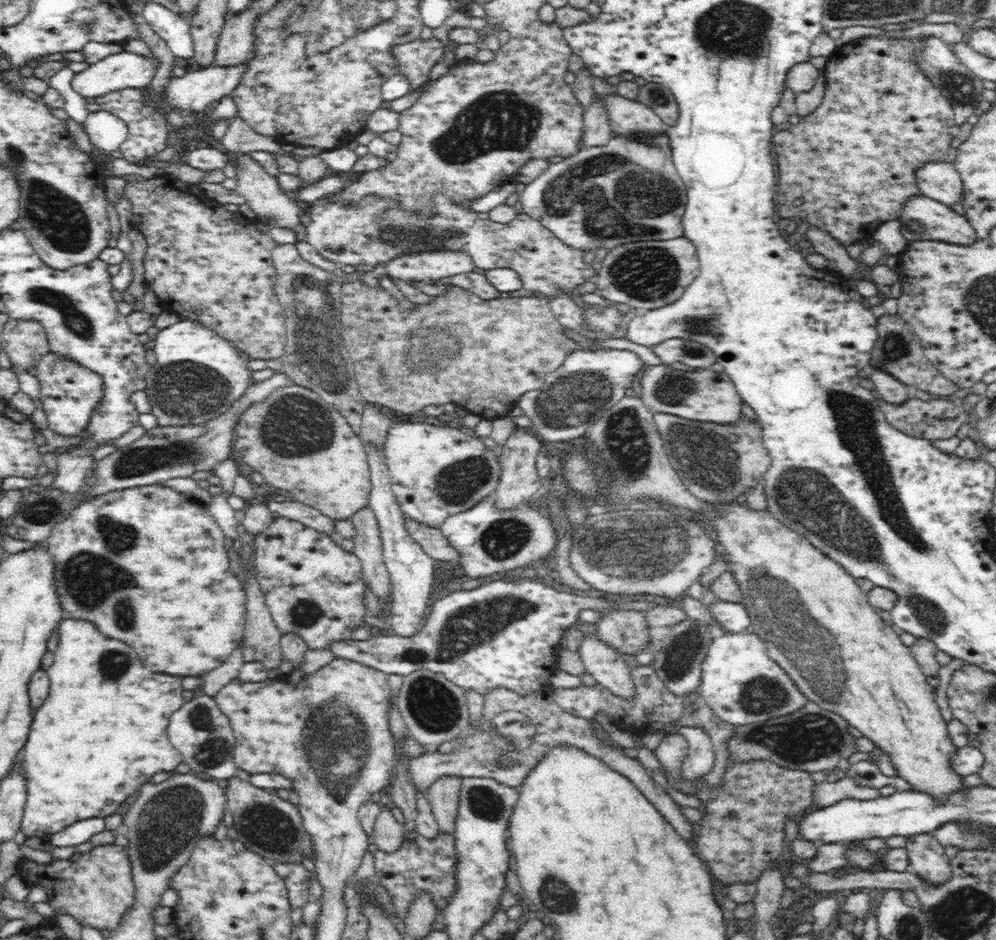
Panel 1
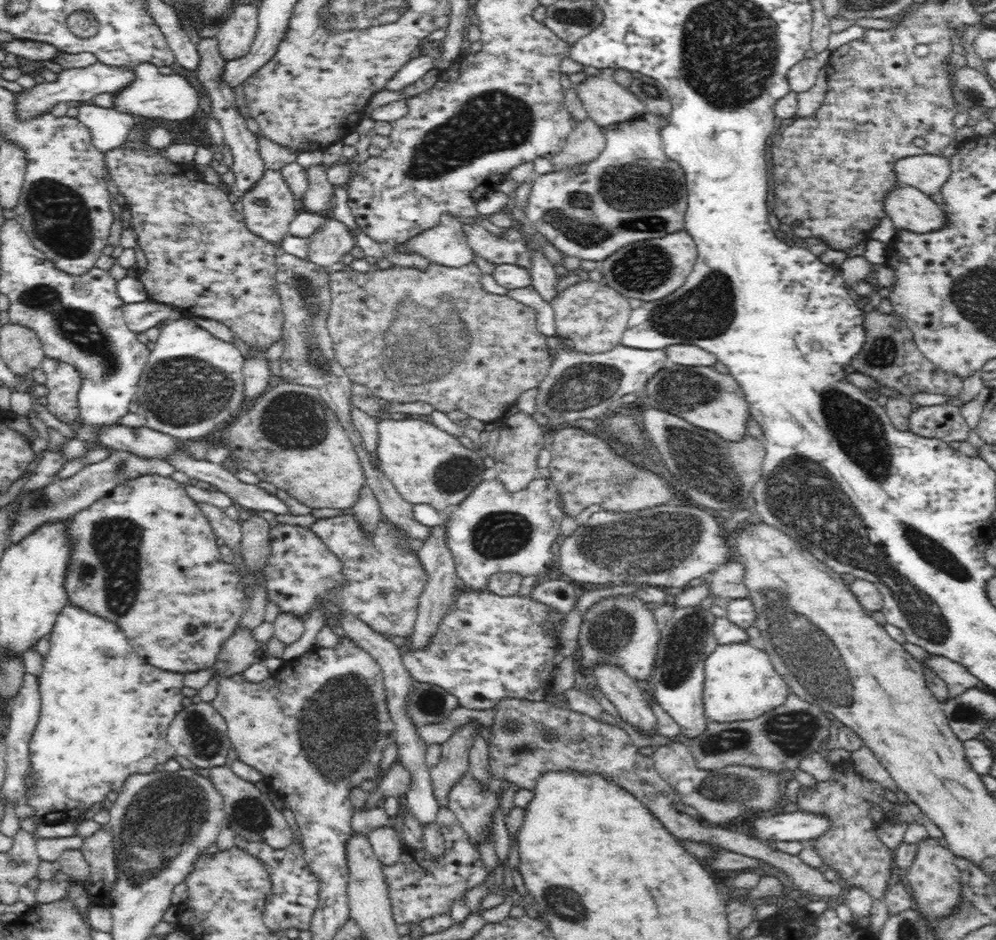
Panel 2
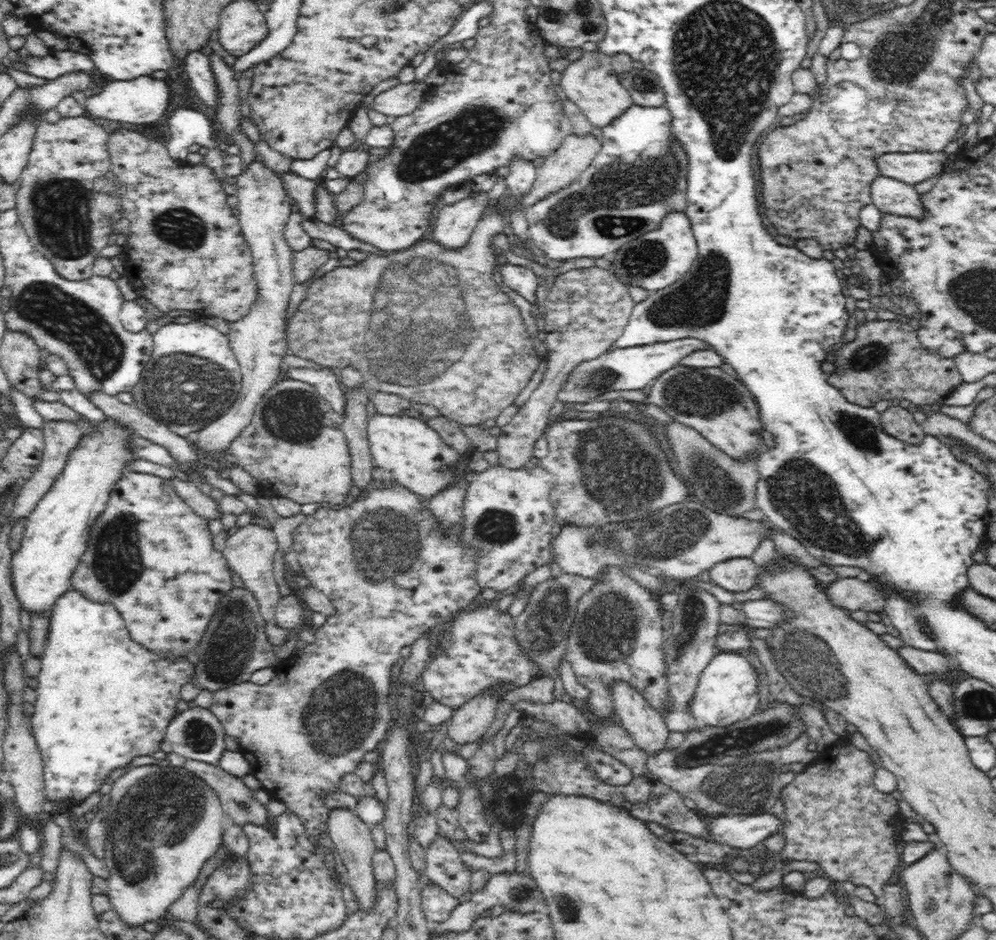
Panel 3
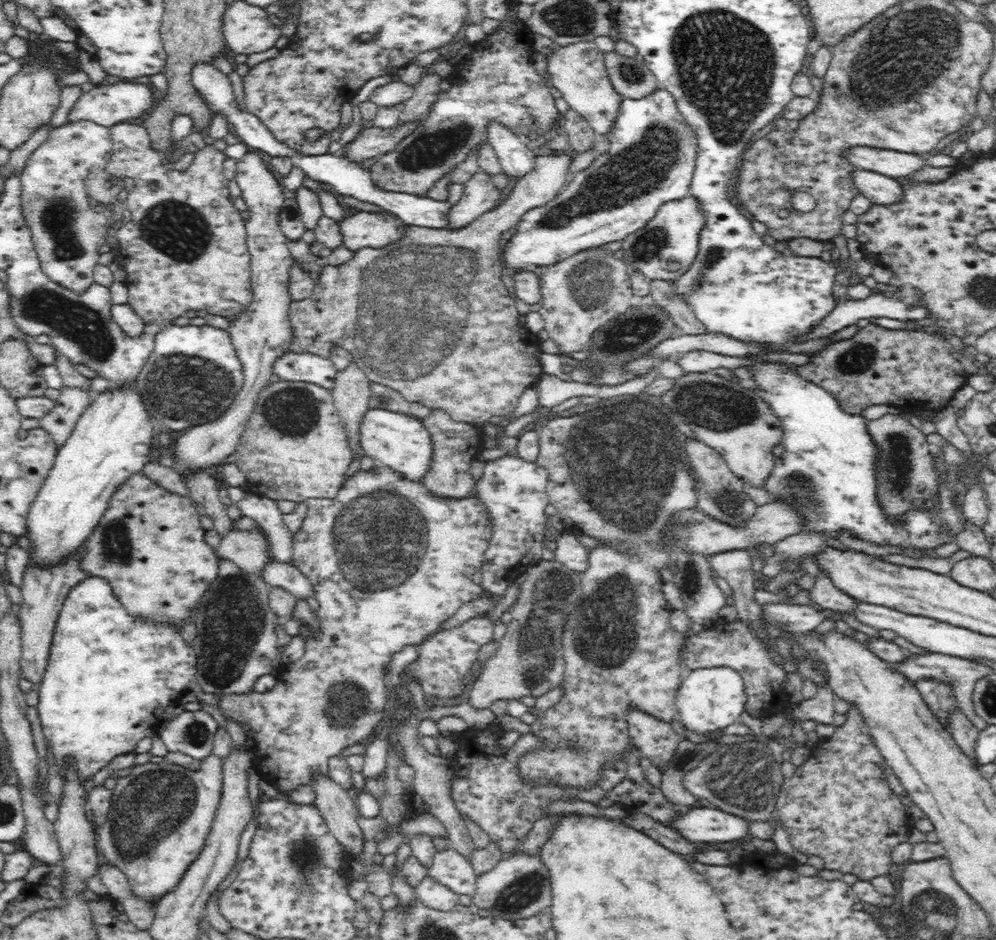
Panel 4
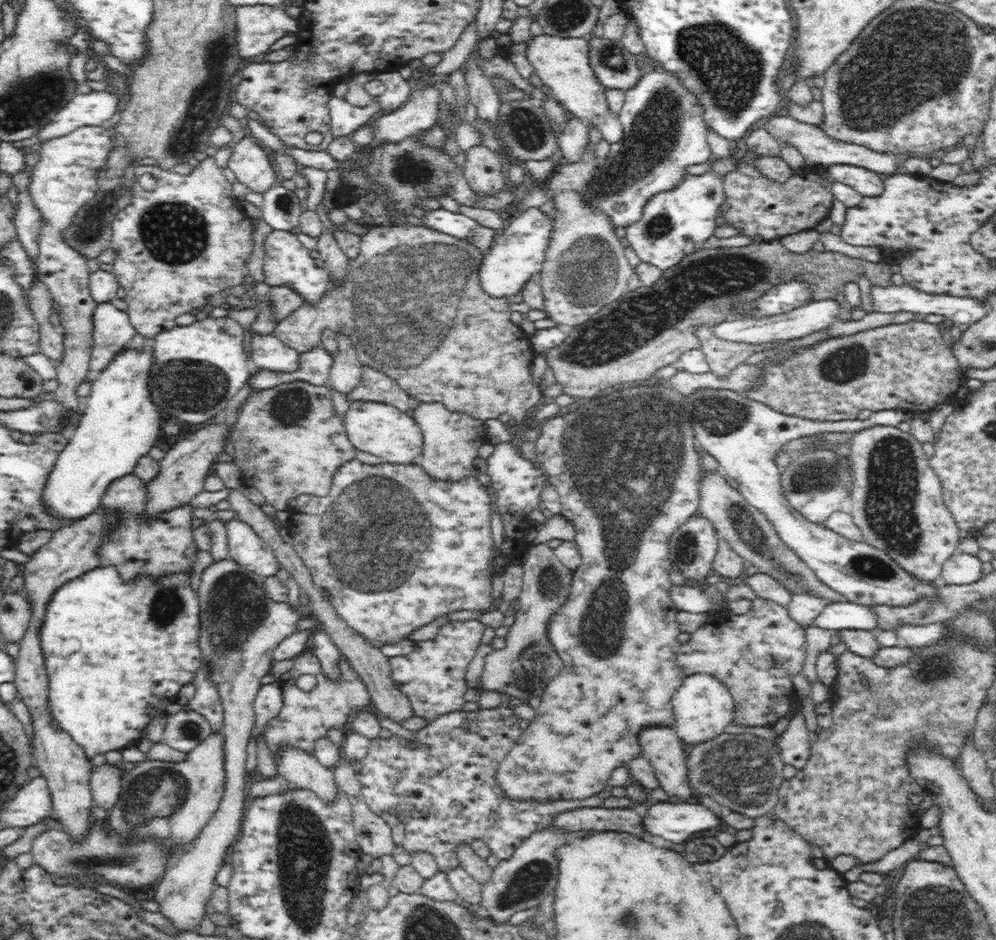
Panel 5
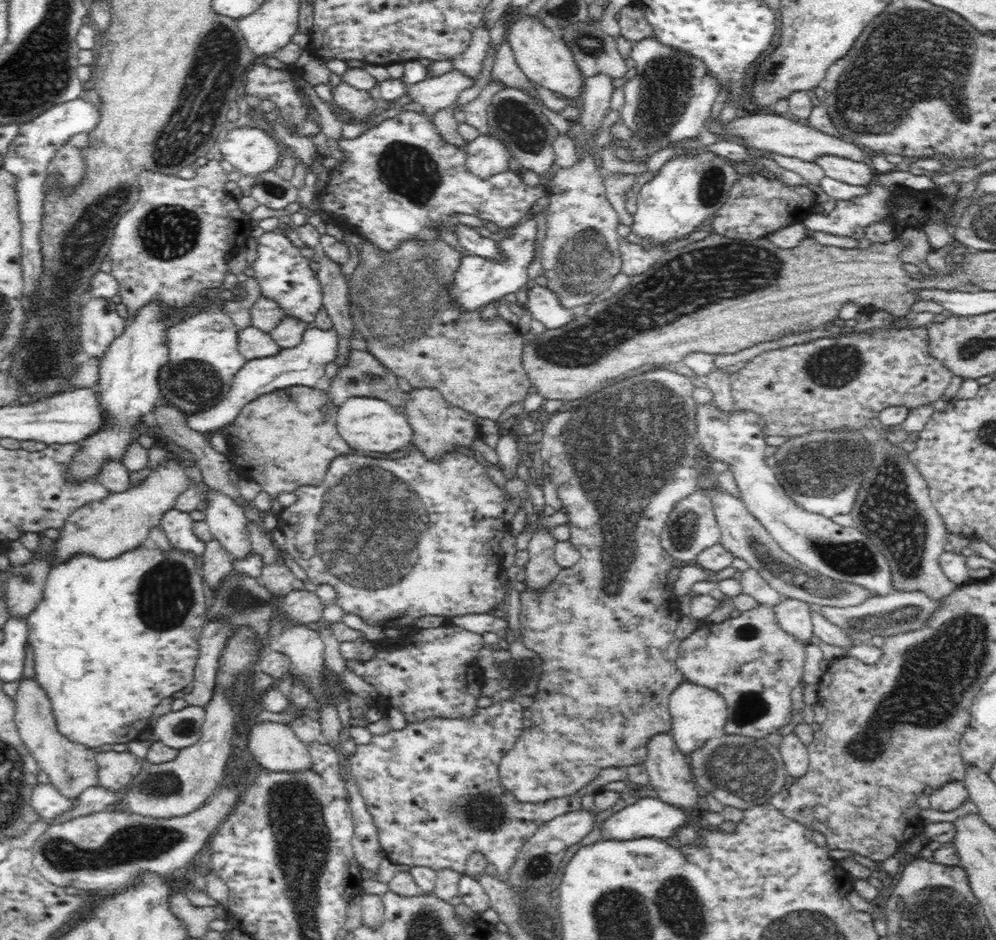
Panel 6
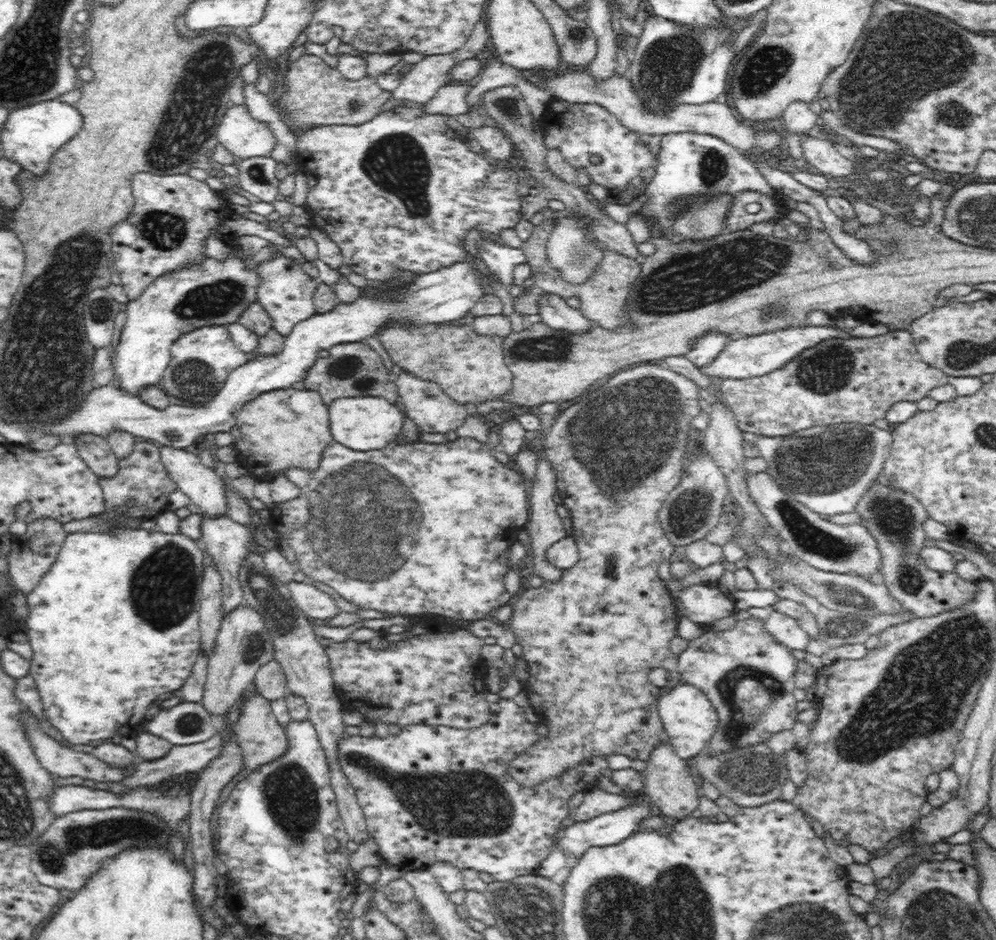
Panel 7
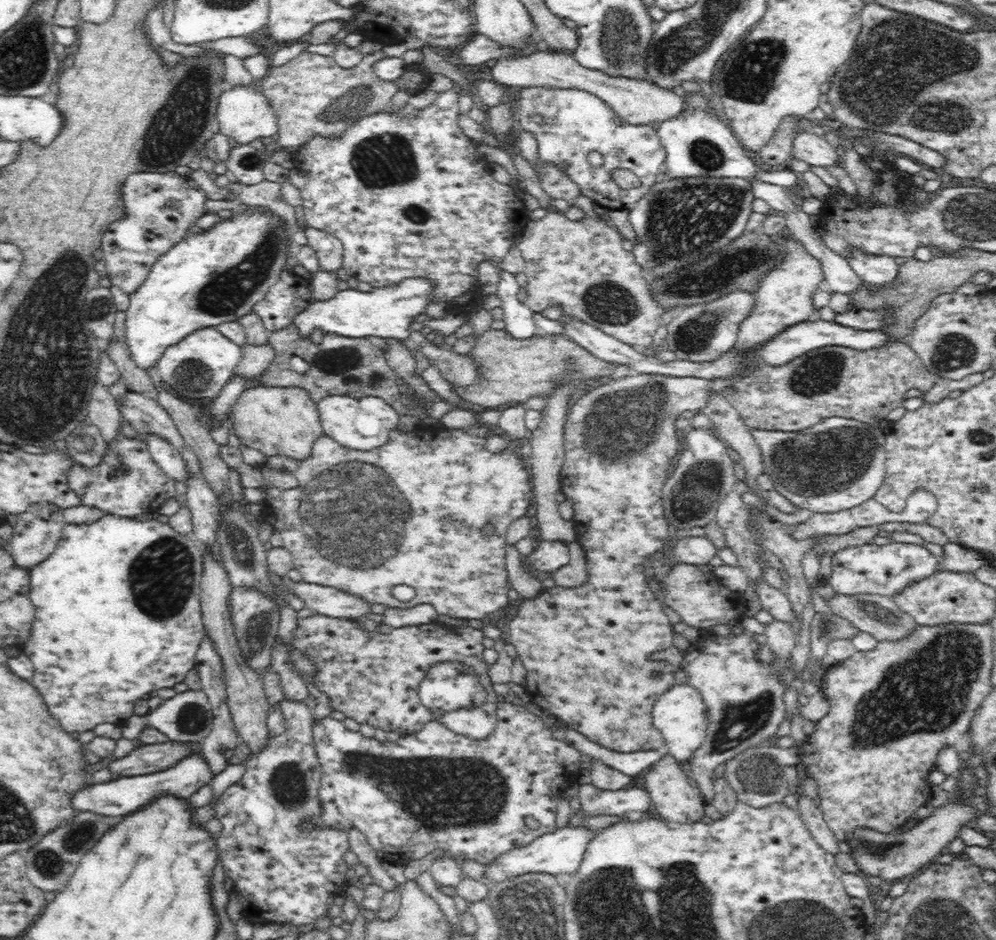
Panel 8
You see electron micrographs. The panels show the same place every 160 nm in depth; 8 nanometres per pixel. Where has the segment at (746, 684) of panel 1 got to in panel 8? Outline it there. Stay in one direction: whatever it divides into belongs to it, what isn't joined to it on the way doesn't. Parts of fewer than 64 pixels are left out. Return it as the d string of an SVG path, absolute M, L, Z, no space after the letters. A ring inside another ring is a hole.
M686 682L672 686L657 698L652 709L653 725L665 741L666 751L679 762L686 764L705 739L709 718L702 696Z

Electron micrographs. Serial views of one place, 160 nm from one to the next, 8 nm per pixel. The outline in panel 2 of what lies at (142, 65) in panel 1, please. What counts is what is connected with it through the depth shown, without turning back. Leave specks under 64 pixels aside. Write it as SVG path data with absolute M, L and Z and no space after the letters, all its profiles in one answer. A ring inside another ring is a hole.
M100 62L87 68L63 70L54 82L36 83L34 87L15 93L15 113L20 120L30 120L30 118L40 116L44 112L51 112L52 108L60 102L72 104L78 101L86 103L87 100L93 99L94 96L102 94L102 92L117 93L122 90L122 87L128 86L128 83L134 82L134 78L136 78L136 70L134 69L108 67Z

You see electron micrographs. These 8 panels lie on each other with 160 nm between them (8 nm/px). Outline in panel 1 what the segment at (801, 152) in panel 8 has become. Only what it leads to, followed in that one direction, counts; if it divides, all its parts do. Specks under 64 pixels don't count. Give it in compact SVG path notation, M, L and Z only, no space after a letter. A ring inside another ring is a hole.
M922 194L908 198L897 219L900 221L900 231L908 241L936 240L968 246L977 240L977 234L965 216L956 214L948 205Z

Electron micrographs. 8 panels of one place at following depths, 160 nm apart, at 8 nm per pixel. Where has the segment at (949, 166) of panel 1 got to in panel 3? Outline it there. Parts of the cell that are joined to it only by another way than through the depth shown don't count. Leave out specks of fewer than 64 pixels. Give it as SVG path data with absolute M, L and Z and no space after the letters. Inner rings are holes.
M915 150L908 153L886 153L875 158L879 174L914 186L932 176L940 175L947 166L947 154Z

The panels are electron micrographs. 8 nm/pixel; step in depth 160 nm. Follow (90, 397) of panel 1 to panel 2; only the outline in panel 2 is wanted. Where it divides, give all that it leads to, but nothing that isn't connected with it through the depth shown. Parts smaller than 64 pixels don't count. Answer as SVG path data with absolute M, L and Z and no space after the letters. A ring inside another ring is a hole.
M45 357L40 366L46 374L46 409L60 421L73 427L81 415L77 399L81 376L70 363Z

